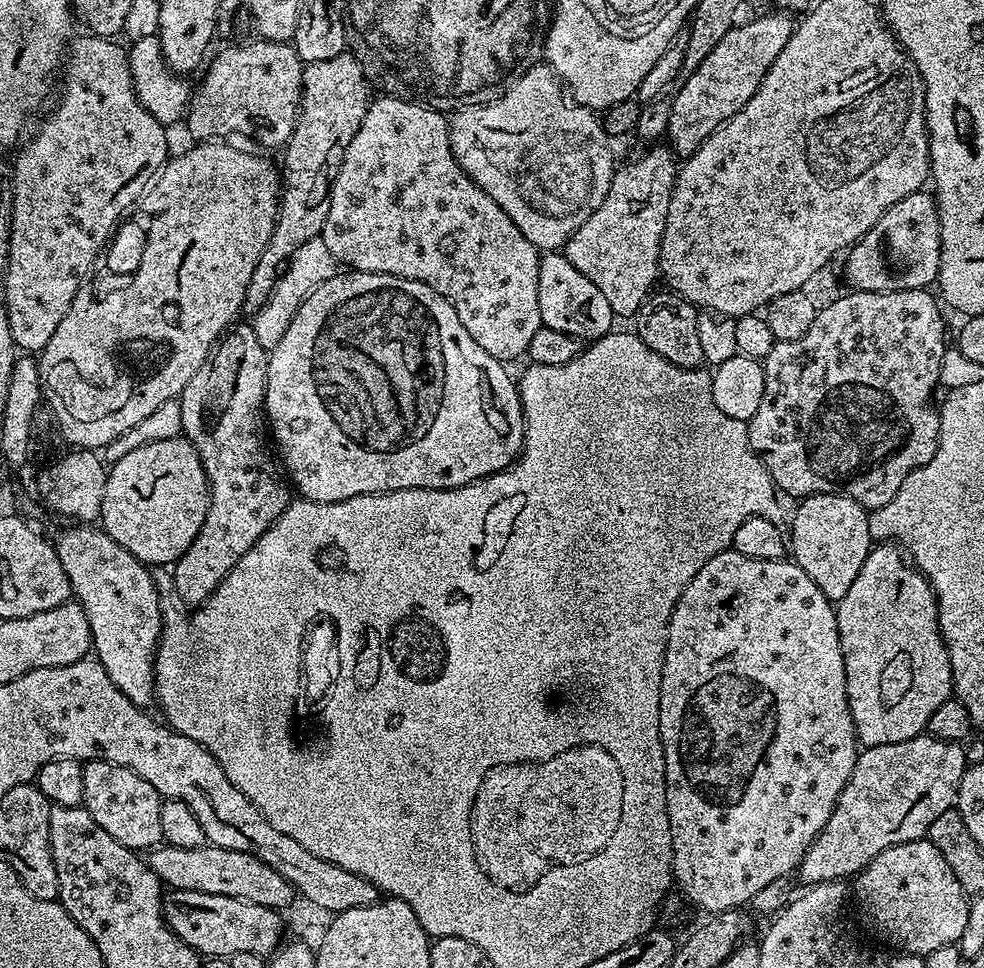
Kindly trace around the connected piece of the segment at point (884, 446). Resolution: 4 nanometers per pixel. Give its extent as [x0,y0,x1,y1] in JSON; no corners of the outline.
[747,288,944,510]

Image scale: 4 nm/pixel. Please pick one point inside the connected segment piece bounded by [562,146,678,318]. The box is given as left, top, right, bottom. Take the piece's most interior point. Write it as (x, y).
(618, 247)

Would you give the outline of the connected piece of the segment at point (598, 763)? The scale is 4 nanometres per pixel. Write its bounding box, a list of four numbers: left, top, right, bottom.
[472,750,626,896]

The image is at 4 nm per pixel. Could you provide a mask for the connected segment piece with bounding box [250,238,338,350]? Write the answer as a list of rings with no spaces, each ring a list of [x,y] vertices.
[[[322,238],[302,242],[302,246],[293,254],[288,268],[280,275],[278,286],[274,286],[268,301],[251,317],[250,323],[256,341],[265,350],[278,346],[278,341],[282,339],[282,334],[286,334],[286,326],[290,326],[290,318],[294,318],[298,306],[302,306],[305,298],[318,286],[322,286],[322,282],[334,278],[337,271],[338,265],[334,254],[330,254],[330,249],[326,247],[326,242]]]

